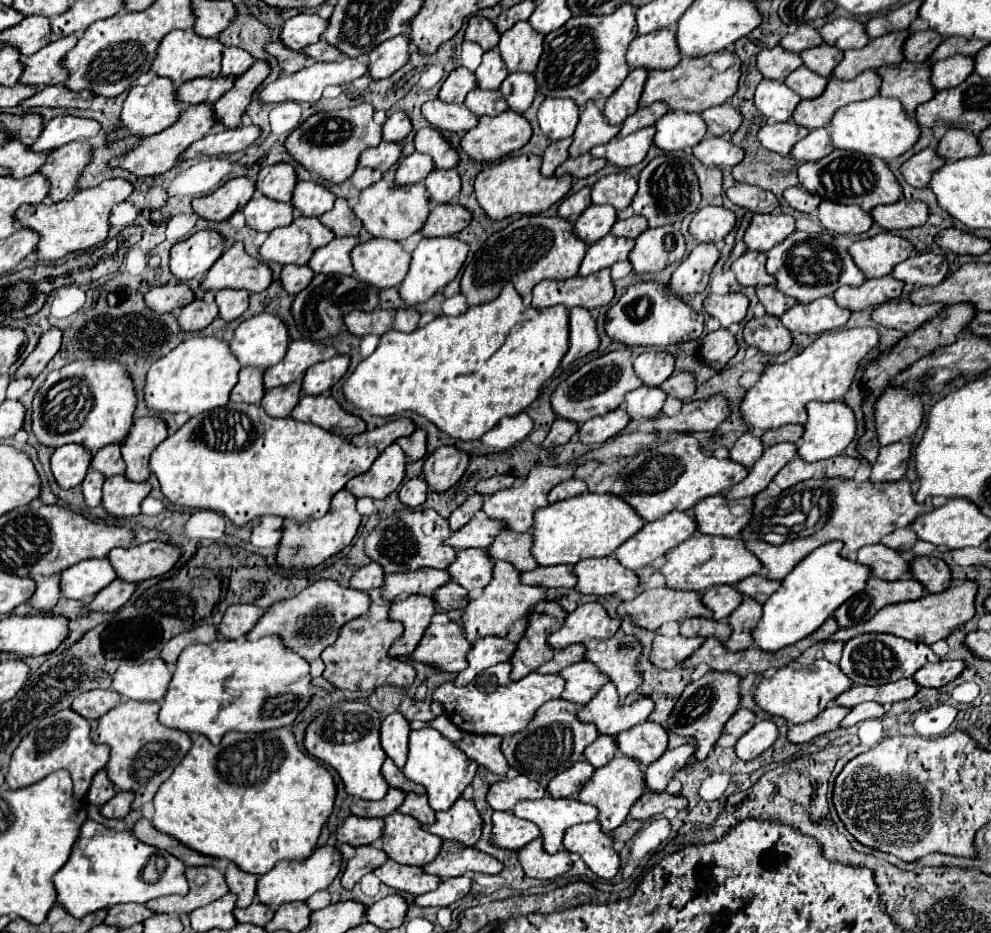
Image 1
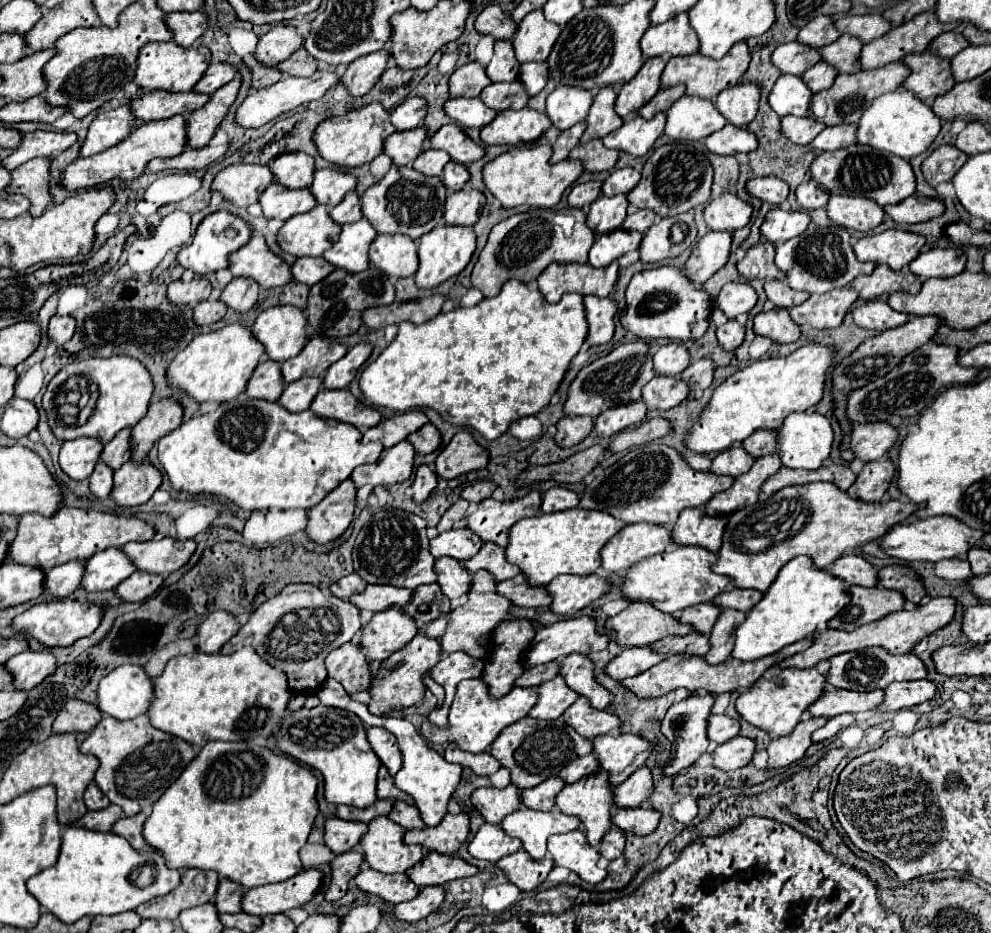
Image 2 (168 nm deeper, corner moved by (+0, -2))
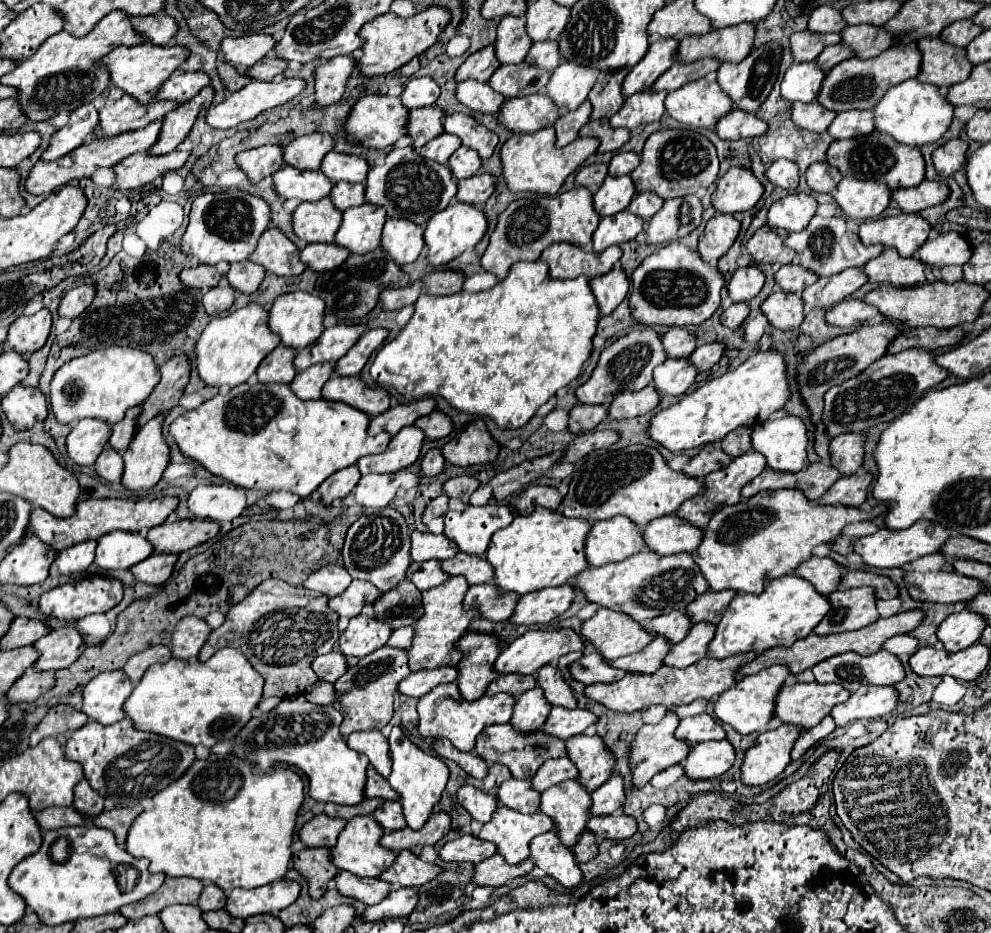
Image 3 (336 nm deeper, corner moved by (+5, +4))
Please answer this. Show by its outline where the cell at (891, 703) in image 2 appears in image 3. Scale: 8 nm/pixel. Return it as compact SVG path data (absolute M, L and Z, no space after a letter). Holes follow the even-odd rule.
M861 686L847 702L837 704L831 710L837 726L845 726L861 718L883 718L899 704L899 692L895 686Z

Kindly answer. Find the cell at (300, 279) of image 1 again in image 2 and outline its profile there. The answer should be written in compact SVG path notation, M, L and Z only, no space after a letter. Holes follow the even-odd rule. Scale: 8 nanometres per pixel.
M306 256L306 258L298 258L294 262L292 276L294 276L296 282L314 286L314 284L318 284L318 280L324 280L334 270L336 270L336 266L330 264L330 262L326 262L322 256L318 256L318 258Z

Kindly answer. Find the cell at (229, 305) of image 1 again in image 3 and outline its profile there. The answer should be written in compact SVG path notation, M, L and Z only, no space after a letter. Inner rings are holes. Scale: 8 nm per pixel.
M241 260L241 262L231 264L225 278L233 290L241 294L253 294L257 292L263 276L265 276L265 270L261 266L253 264L251 260Z

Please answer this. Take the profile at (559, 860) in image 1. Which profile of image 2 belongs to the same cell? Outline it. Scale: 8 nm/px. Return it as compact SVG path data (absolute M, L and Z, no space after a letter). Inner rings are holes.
M520 850L516 854L510 854L502 860L498 860L496 866L506 874L508 882L518 886L520 890L534 890L540 882L544 882L544 878L548 876L548 872L552 870L554 864L550 858L530 860L530 856L526 856Z

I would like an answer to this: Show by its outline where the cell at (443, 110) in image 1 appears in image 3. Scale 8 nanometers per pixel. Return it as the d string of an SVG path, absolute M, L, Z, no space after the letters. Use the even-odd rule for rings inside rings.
M465 80L465 82L457 84L455 96L463 106L471 108L473 112L481 112L481 114L499 112L499 106L505 100L505 96L493 92L489 84L481 84L475 80Z

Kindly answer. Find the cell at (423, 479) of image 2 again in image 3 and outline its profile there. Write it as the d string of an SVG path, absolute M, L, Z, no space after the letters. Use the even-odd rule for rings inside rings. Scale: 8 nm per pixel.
M429 450L423 460L421 460L421 472L423 476L437 476L445 466L445 458L441 454L441 450Z

